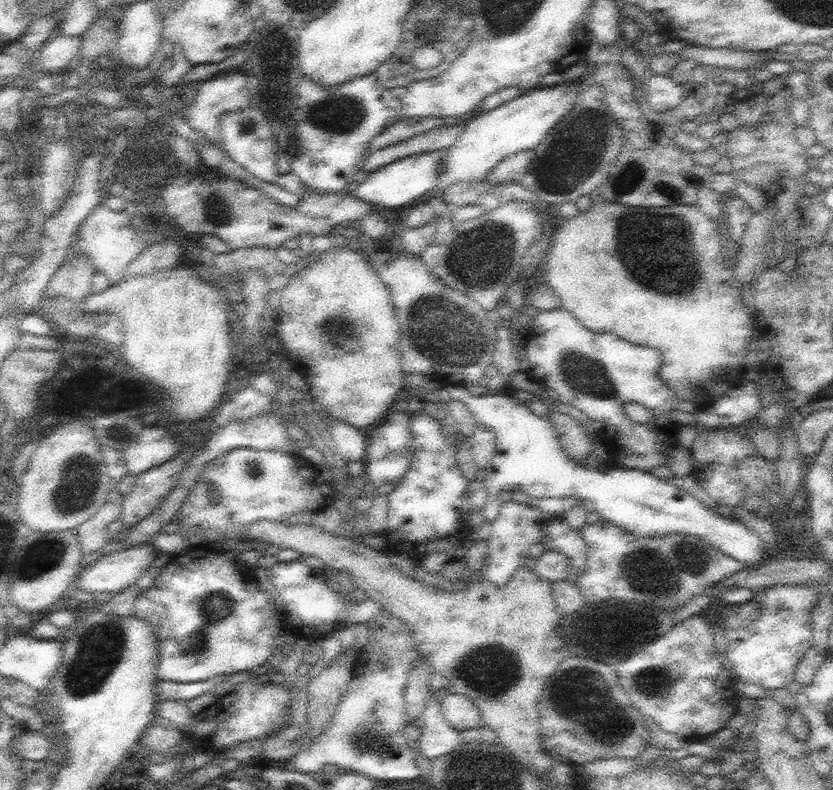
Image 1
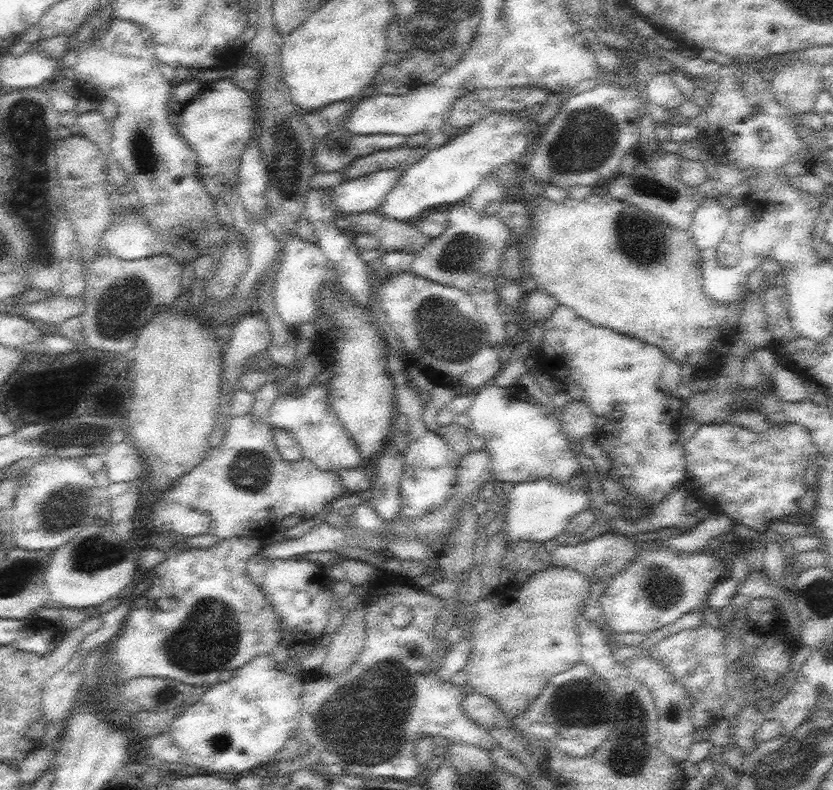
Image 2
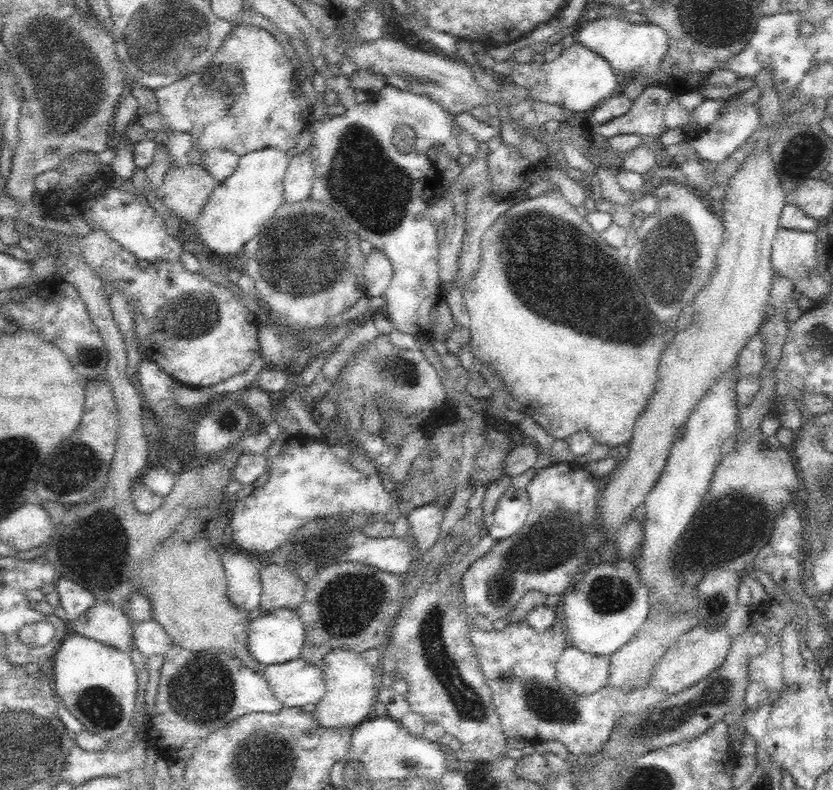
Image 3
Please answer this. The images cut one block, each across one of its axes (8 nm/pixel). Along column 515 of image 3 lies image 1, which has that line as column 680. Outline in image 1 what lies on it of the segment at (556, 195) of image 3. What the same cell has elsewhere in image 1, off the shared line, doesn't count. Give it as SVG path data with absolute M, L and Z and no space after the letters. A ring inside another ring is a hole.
M595 196L592 206L576 214L570 219L558 218L550 248L539 269L539 278L545 281L560 298L562 308L568 310L581 324L596 333L616 334L619 338L632 342L637 346L646 346L661 351L662 366L660 377L664 383L676 391L680 400L694 400L696 390L704 386L712 386L716 378L736 372L744 366L748 356L748 342L757 333L755 315L749 300L743 300L740 295L738 282L732 267L725 266L723 261L722 242L716 230L717 221L712 220L699 205L674 205L670 207L631 207L617 202L610 202Z

